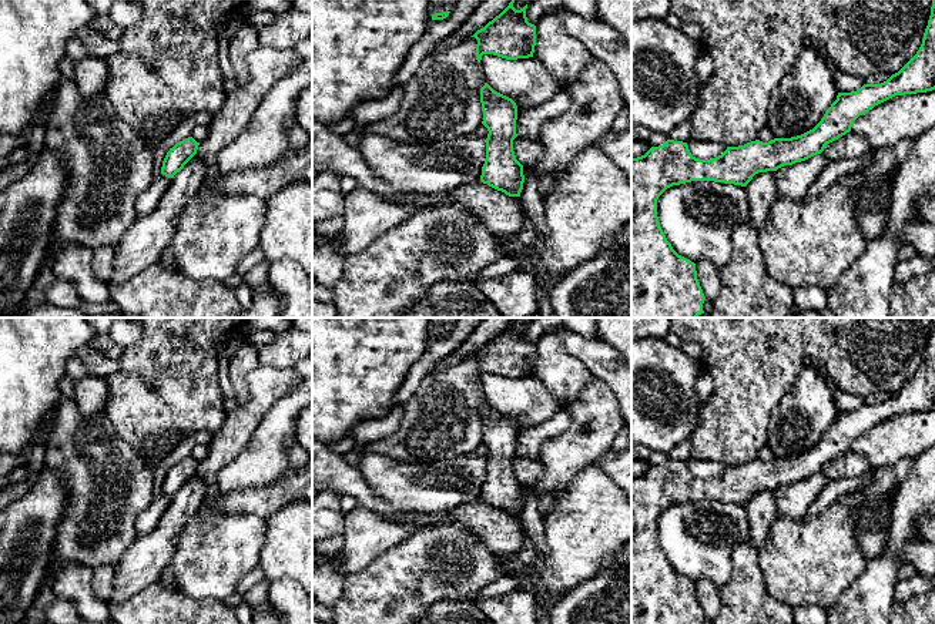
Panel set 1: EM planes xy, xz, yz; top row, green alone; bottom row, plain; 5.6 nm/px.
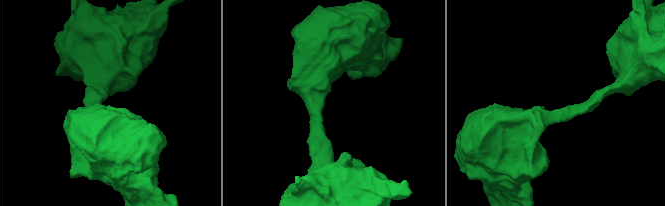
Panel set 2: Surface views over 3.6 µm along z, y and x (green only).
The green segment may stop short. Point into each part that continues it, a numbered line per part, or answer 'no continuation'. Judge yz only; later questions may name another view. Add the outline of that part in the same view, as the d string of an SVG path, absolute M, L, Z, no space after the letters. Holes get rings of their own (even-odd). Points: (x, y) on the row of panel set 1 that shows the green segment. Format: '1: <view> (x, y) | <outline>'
no continuation

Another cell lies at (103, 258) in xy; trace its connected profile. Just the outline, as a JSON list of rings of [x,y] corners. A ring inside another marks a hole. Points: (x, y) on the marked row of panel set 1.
[[[100,246],[93,249],[91,268],[98,281],[107,282],[110,279],[114,265],[114,258],[115,258],[115,248]]]

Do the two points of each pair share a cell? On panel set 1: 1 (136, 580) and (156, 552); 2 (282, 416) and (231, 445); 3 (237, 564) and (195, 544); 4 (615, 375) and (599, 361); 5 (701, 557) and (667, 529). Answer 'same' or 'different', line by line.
1: same
2: different
3: same
4: same
5: same

